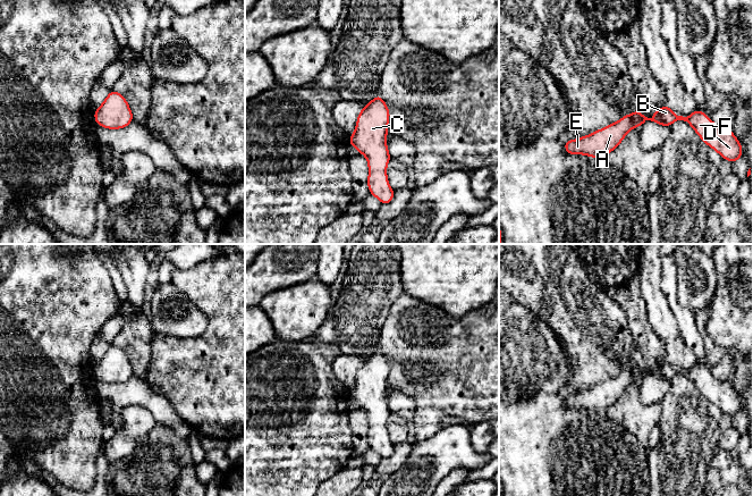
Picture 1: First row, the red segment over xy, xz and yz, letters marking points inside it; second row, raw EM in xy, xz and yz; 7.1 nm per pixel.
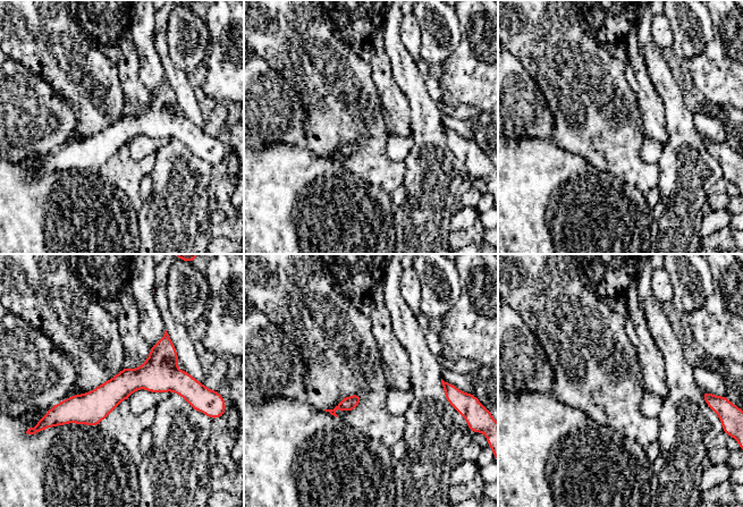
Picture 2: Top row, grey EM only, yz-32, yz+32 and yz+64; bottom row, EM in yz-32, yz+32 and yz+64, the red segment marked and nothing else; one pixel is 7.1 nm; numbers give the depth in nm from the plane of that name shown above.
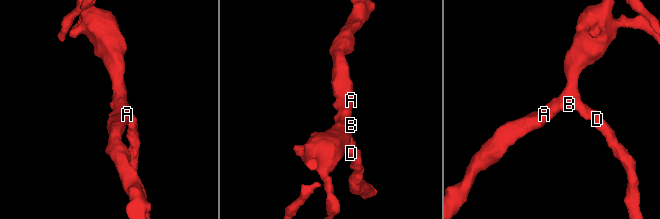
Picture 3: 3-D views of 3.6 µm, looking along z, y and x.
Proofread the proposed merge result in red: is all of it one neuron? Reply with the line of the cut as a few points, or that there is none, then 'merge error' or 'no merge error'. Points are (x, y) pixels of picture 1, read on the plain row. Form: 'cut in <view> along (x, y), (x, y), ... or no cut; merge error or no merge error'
no cut; no merge error

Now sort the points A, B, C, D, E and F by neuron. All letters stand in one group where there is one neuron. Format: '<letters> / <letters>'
A B C D E F

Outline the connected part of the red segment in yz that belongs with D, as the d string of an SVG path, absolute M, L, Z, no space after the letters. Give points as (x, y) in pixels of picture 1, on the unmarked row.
M666 358L661 363L655 364L651 372L643 370L636 362L633 368L624 370L618 376L609 378L587 390L574 395L566 394L565 406L568 409L585 409L604 415L607 409L620 398L631 384L641 381L646 375L667 381L670 381L675 375L687 376L701 394L716 404L722 413L734 418L743 409L742 398L729 380L719 381L699 363L694 364L688 371L677 370Z

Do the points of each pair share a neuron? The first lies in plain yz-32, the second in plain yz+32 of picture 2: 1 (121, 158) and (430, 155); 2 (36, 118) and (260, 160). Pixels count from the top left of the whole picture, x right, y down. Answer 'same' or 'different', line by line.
1: different
2: different

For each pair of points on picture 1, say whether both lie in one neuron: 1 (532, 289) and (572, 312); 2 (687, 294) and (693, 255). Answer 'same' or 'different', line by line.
1: same
2: same

